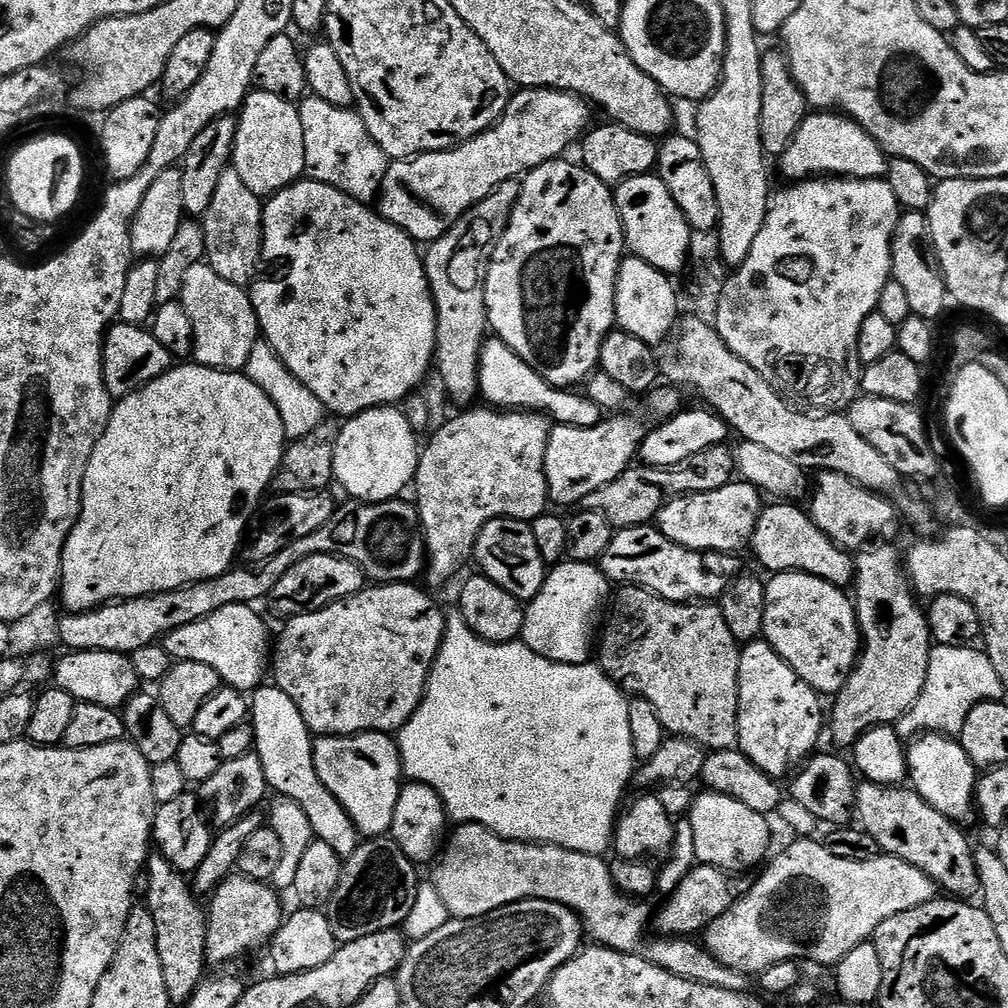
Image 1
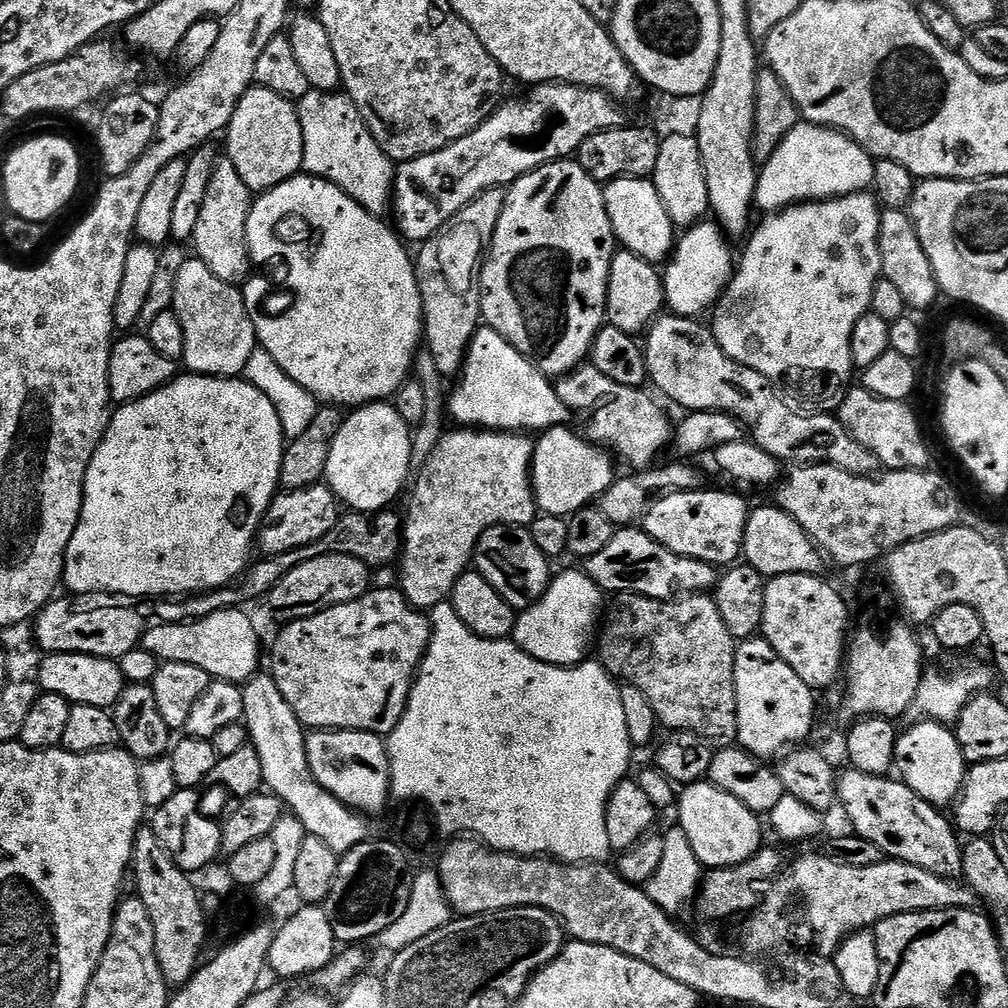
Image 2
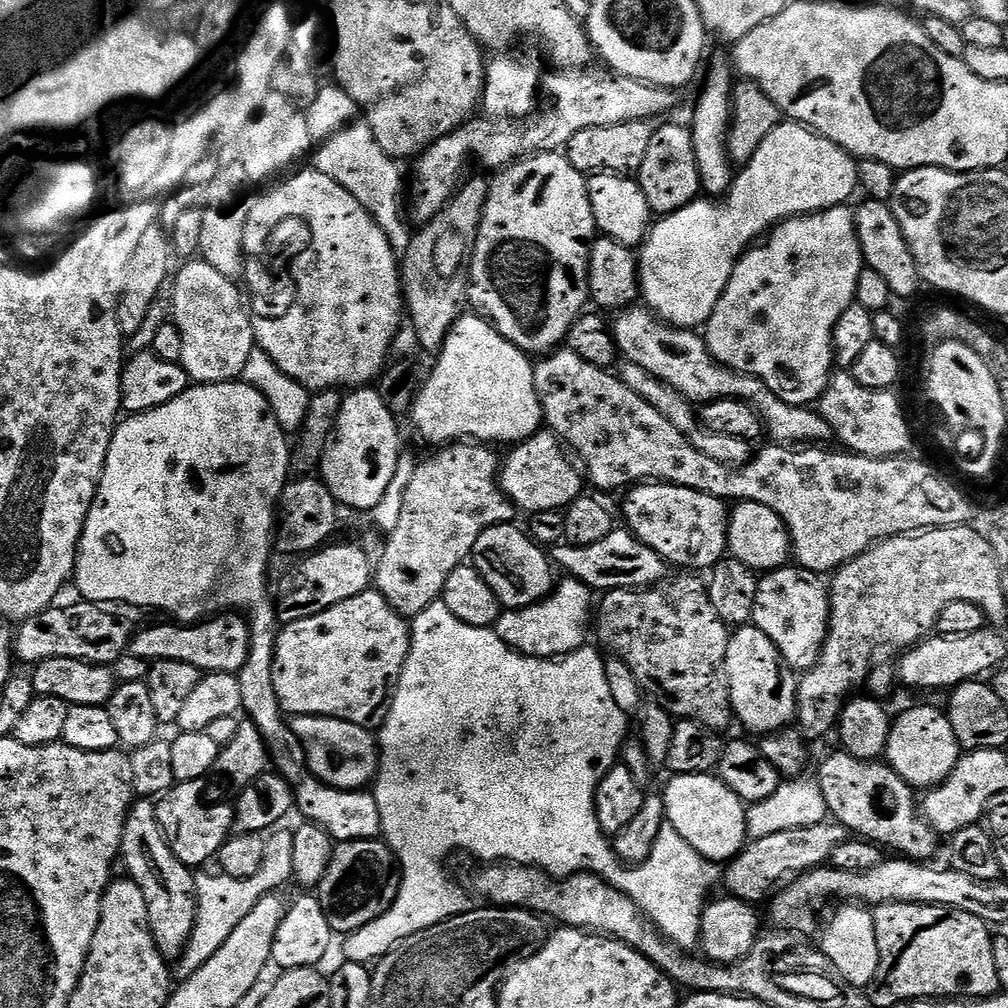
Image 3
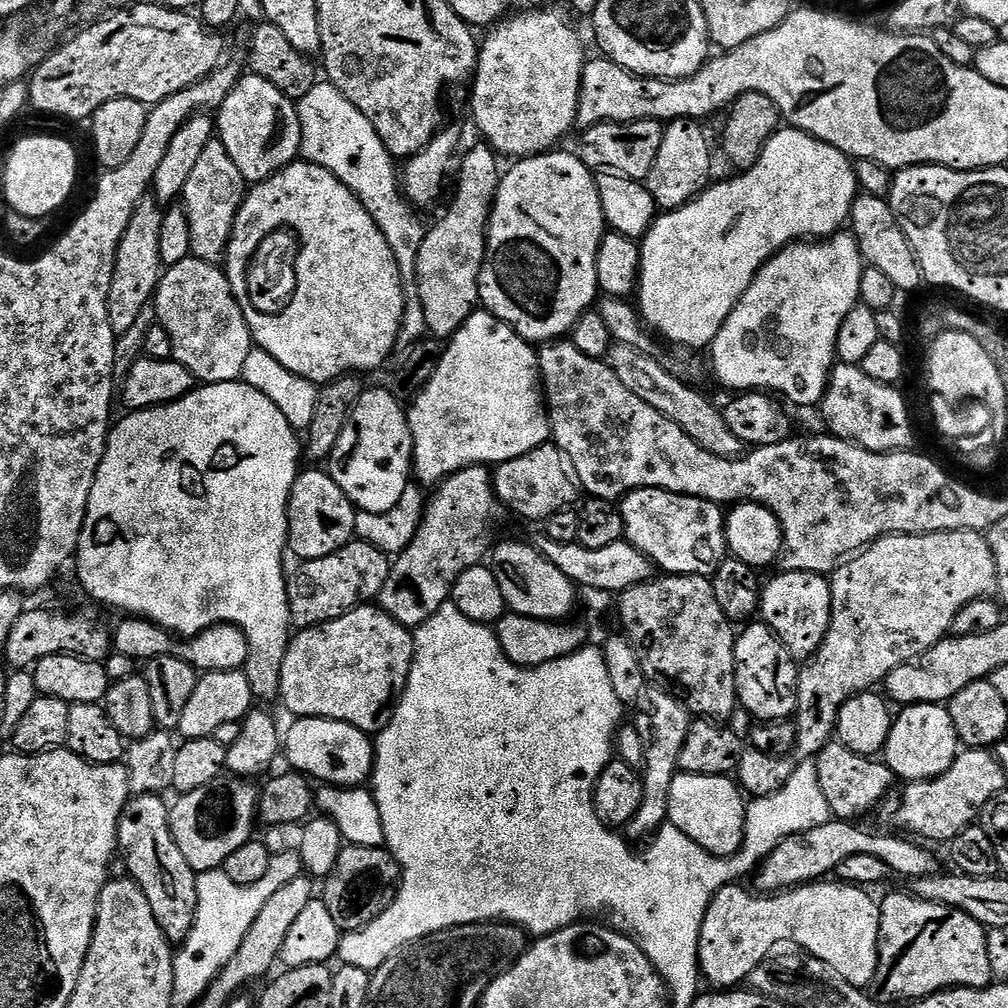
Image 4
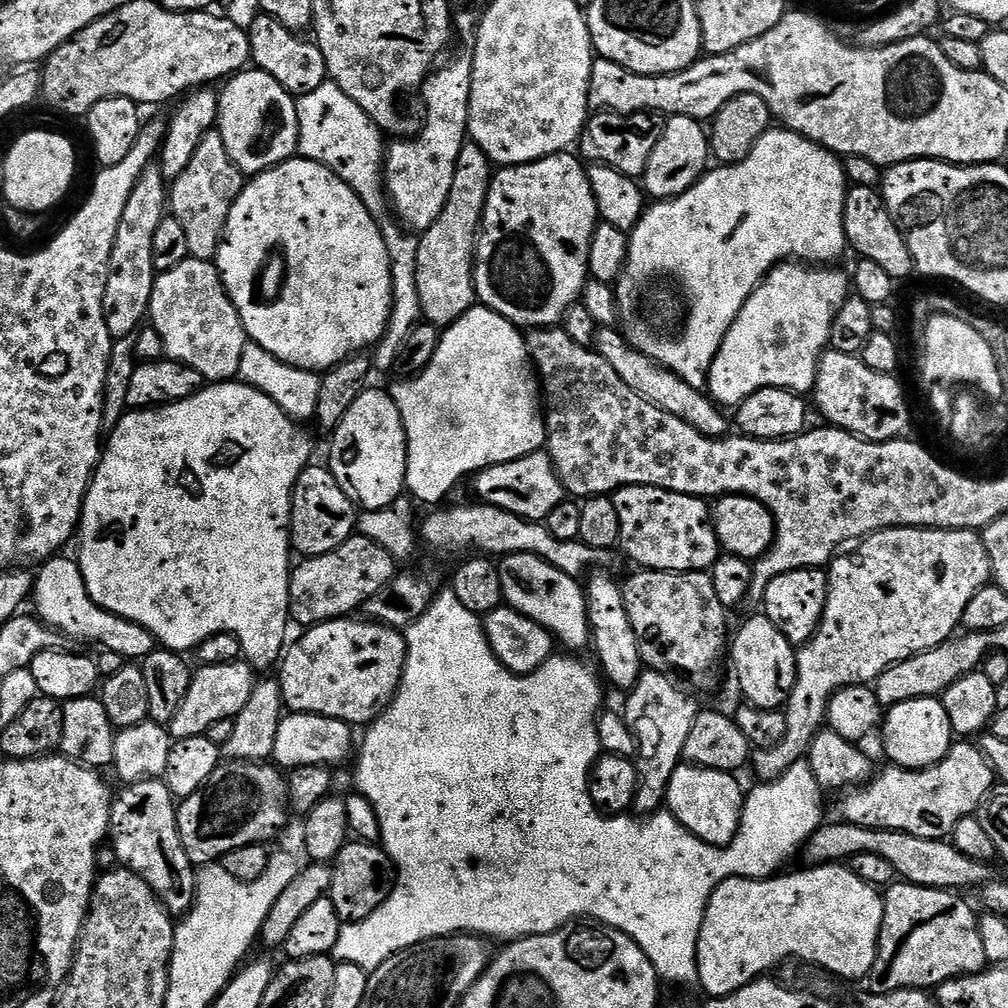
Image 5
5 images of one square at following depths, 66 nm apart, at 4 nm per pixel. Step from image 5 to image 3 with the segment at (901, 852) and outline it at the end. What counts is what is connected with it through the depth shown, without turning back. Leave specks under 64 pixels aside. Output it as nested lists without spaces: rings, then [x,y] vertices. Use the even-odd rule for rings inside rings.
[[[835,822],[798,826],[794,830],[766,834],[766,838],[752,840],[740,851],[739,856],[731,860],[722,874],[723,887],[728,887],[727,895],[731,899],[759,905],[759,900],[767,901],[783,888],[789,888],[799,876],[825,867],[831,861],[834,850],[838,850],[838,846],[849,838],[848,829]]]

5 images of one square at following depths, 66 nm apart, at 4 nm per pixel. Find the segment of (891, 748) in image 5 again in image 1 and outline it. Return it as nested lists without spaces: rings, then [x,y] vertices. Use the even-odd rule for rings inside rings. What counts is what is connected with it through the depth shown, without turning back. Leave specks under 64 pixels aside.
[[[925,734],[907,745],[906,755],[911,787],[927,804],[934,806],[938,814],[957,822],[964,822],[968,815],[973,815],[978,769],[970,762],[966,750],[962,750],[959,739]]]

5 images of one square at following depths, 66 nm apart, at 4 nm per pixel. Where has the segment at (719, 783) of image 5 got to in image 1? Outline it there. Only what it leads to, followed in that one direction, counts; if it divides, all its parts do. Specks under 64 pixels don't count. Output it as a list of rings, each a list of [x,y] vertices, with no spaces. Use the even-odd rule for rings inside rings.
[[[707,790],[701,793],[701,796],[699,793],[693,799],[690,813],[690,838],[694,842],[697,861],[721,868],[729,874],[748,874],[744,872],[750,871],[751,868],[759,869],[765,863],[769,855],[768,847],[772,844],[769,817],[750,810],[750,806],[742,806],[742,802],[729,796],[720,796]]]

